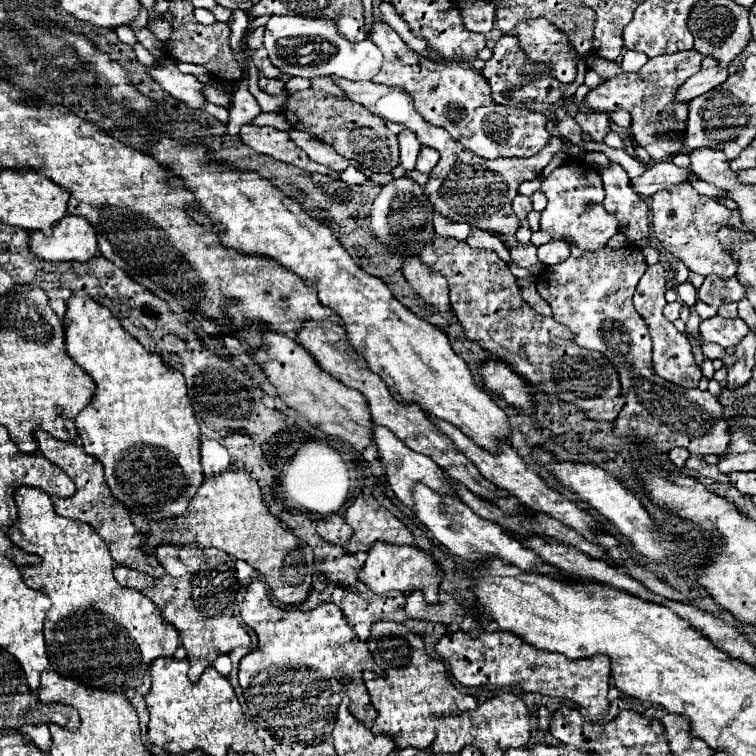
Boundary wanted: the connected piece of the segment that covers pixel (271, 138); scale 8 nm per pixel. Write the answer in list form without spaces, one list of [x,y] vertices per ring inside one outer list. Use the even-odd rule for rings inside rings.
[[[244,124],[240,128],[240,138],[244,144],[248,144],[252,150],[260,154],[268,154],[280,162],[294,164],[298,168],[304,168],[308,172],[320,172],[328,174],[332,178],[338,178],[338,172],[330,170],[328,166],[322,166],[314,160],[308,158],[304,150],[300,150],[286,132],[270,128],[270,126],[254,126],[254,124]]]

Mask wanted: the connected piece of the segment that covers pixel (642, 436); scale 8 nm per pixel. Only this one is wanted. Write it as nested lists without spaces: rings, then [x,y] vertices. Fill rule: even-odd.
[[[570,246],[570,252],[568,260],[544,268],[536,280],[536,290],[552,306],[554,320],[572,330],[578,346],[602,352],[614,364],[626,404],[614,420],[612,434],[634,436],[640,448],[654,448],[656,452],[682,446],[690,454],[724,454],[730,440],[718,398],[698,388],[680,388],[652,372],[648,326],[632,304],[636,284],[648,268],[640,248],[614,250],[606,246],[596,252],[582,252]]]

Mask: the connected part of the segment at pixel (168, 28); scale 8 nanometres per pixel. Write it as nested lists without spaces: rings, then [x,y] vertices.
[[[158,18],[156,22],[148,24],[148,28],[154,32],[154,36],[156,36],[156,38],[160,38],[164,44],[168,44],[170,34],[172,34],[172,24],[170,24],[170,22],[164,22],[162,18]]]

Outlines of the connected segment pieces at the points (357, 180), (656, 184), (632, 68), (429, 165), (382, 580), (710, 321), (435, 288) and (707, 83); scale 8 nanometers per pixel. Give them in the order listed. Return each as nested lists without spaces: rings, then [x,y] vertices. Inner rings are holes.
[[[348,166],[346,170],[340,172],[340,180],[346,184],[366,184],[366,176],[362,172],[358,172],[354,166]]]
[[[660,162],[655,163],[646,168],[646,171],[642,176],[632,178],[630,184],[632,188],[642,194],[642,196],[652,196],[654,192],[662,190],[664,186],[668,184],[674,184],[674,182],[682,182],[682,180],[688,180],[688,172],[686,168],[678,168],[674,166],[672,162]]]
[[[626,50],[624,56],[622,56],[622,70],[626,70],[626,72],[636,72],[636,70],[640,70],[646,62],[648,62],[648,58],[646,58],[642,52]]]
[[[422,148],[418,154],[418,162],[416,162],[416,170],[422,174],[430,174],[432,168],[438,164],[438,152],[434,152],[432,148]]]
[[[376,542],[368,550],[368,558],[362,570],[358,572],[358,580],[364,582],[376,594],[384,594],[388,590],[400,590],[400,592],[420,590],[428,600],[428,604],[438,604],[440,576],[438,576],[436,562],[428,552],[418,550],[416,546],[394,546],[386,542]]]
[[[712,316],[700,322],[700,336],[706,342],[720,344],[722,348],[736,346],[748,332],[748,324],[742,318]]]
[[[408,256],[404,260],[402,268],[404,278],[408,280],[410,288],[428,304],[432,304],[438,312],[448,314],[450,312],[450,300],[448,300],[448,284],[442,274],[430,272],[418,256]]]
[[[710,68],[710,70],[700,70],[698,74],[690,76],[690,80],[684,82],[684,86],[678,88],[676,92],[676,102],[690,102],[692,98],[706,94],[714,86],[722,84],[728,76],[726,68]]]

